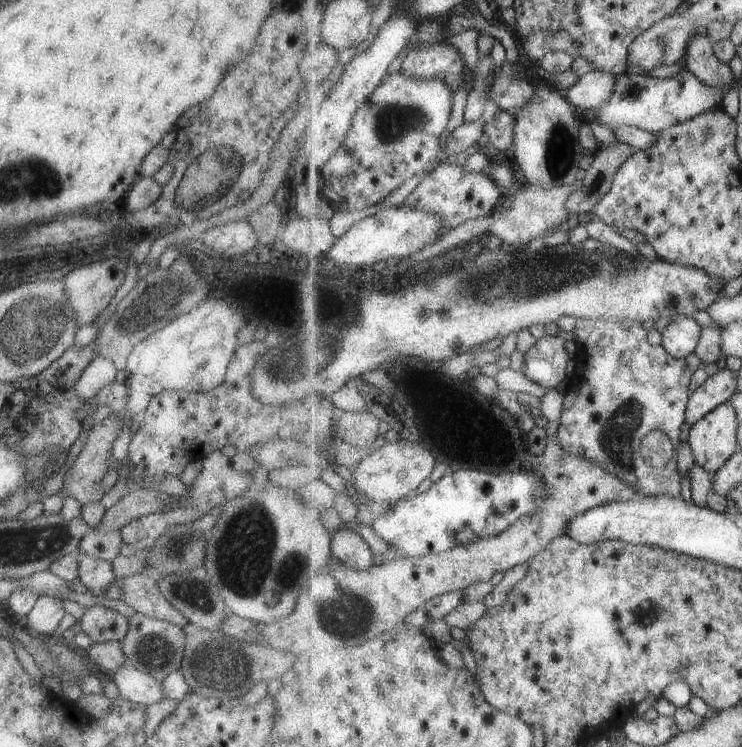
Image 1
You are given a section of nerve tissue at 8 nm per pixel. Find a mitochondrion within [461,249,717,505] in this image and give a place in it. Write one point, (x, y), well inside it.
(616, 437)

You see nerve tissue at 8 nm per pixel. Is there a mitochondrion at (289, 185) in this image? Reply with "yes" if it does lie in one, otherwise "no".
no

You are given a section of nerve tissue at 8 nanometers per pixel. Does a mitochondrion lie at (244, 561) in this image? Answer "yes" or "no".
yes

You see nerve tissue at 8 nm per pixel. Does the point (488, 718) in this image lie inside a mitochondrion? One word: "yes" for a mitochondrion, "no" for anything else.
no

